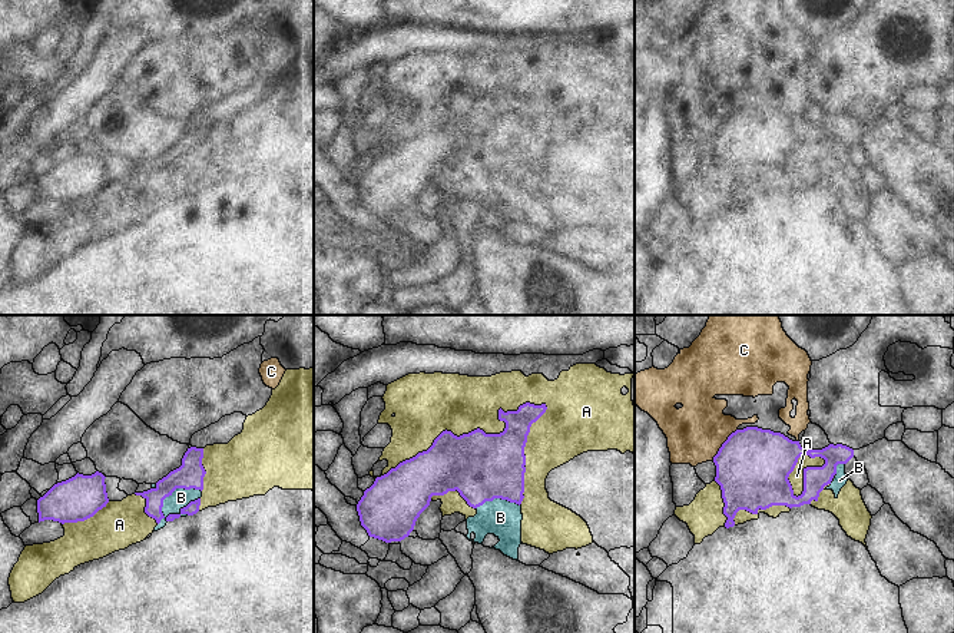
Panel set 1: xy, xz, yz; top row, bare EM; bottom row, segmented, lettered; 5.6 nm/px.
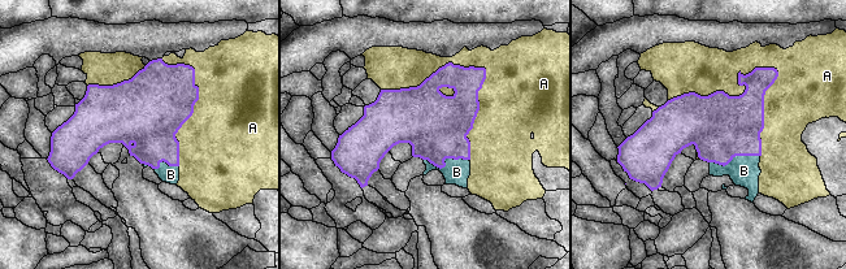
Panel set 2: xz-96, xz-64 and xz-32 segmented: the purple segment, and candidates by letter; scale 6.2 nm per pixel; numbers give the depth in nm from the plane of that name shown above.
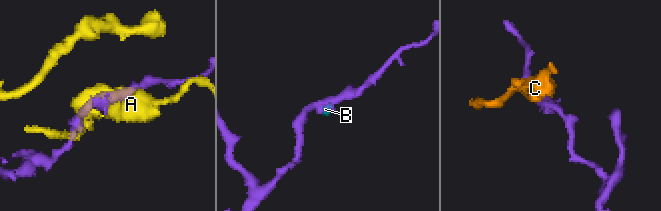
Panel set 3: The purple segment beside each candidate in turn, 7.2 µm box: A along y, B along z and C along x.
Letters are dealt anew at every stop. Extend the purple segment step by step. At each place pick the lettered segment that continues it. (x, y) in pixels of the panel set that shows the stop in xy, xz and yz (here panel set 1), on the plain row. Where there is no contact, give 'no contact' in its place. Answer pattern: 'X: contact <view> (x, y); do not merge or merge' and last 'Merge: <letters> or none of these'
A: contact xz (477, 108); do not merge
B: contact xy (169, 174); merge
C: contact yz (722, 123); do not merge
Merge: B

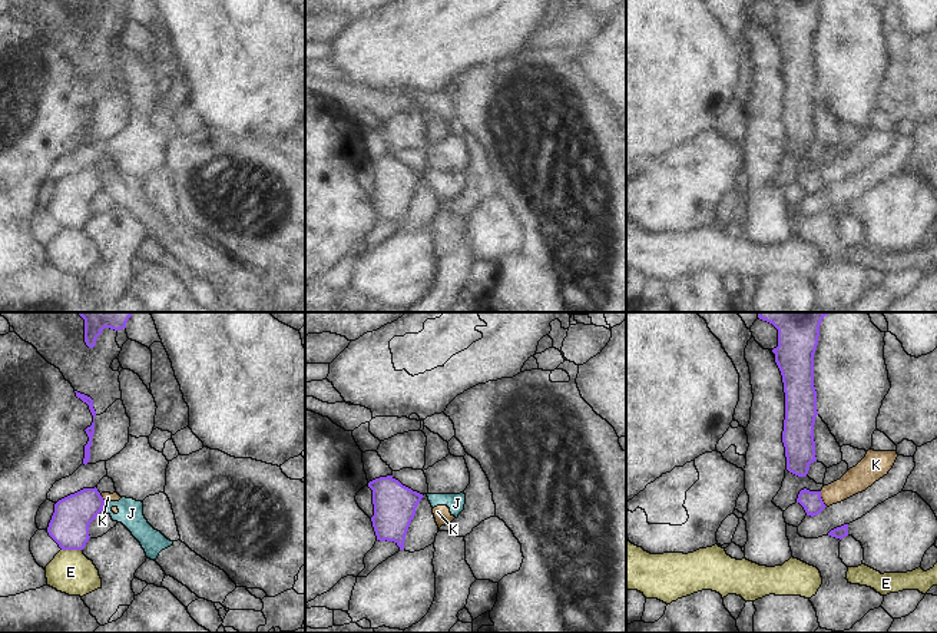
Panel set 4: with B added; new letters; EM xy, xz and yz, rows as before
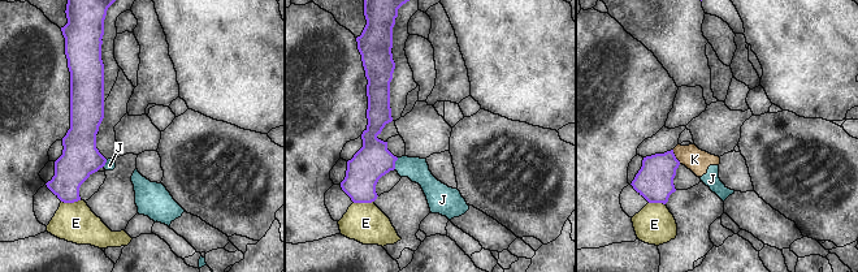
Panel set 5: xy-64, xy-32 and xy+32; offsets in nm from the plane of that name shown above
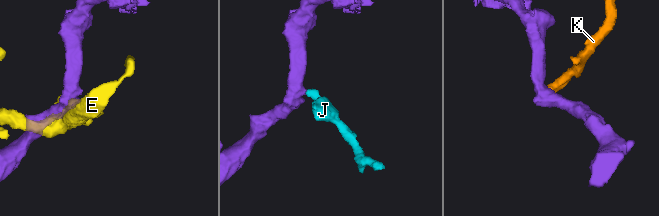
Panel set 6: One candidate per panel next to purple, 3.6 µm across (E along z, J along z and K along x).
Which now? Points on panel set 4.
E: contact xy (72, 228); do not merge
J: contact xy (102, 186); do not merge
K: contact yz (821, 178); do not merge
Merge: none of these

